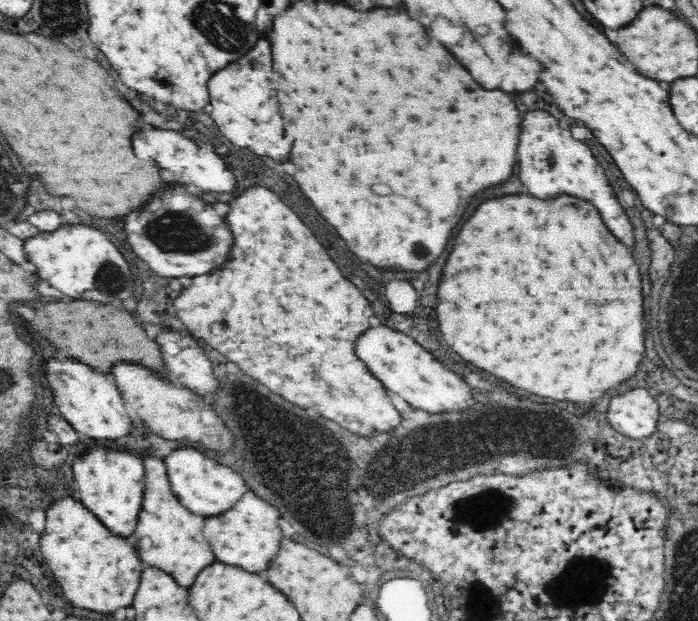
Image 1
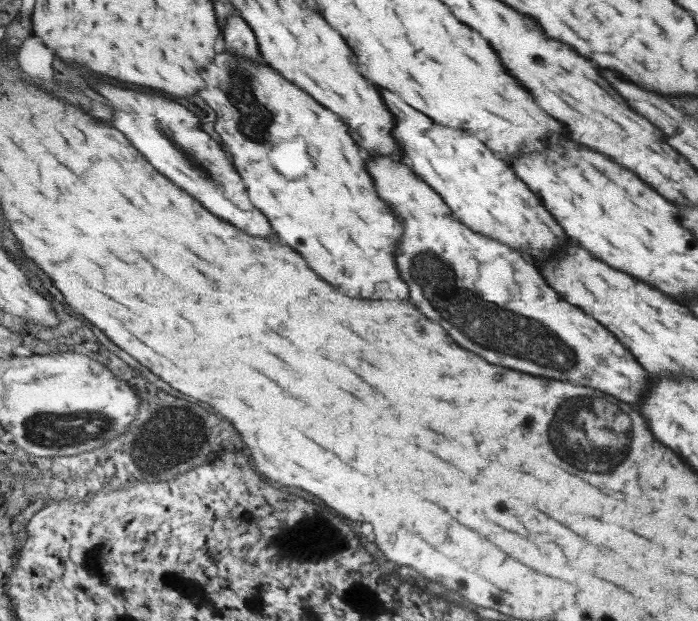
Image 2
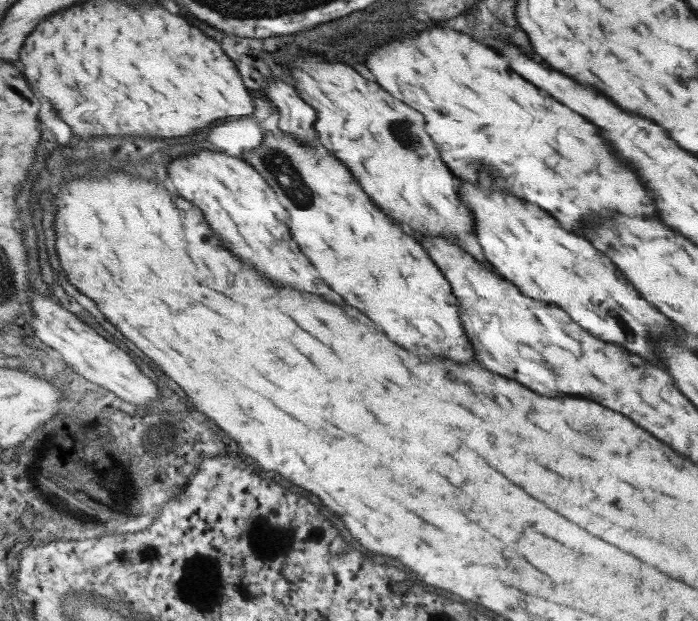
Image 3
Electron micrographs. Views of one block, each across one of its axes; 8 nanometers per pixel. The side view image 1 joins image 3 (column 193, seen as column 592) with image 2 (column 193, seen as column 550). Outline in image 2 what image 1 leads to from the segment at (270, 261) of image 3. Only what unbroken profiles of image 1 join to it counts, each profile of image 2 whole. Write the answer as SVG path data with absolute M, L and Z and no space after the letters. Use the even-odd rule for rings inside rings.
M99 82L97 88L99 94L121 112L115 114L113 122L117 130L125 132L133 146L137 146L145 158L149 158L149 162L161 170L161 174L193 194L213 214L225 218L247 234L261 238L277 235L272 222L253 204L244 178L232 163L229 152L225 152L227 148L201 129L201 118L189 112L183 104L163 96L125 90L107 82Z

